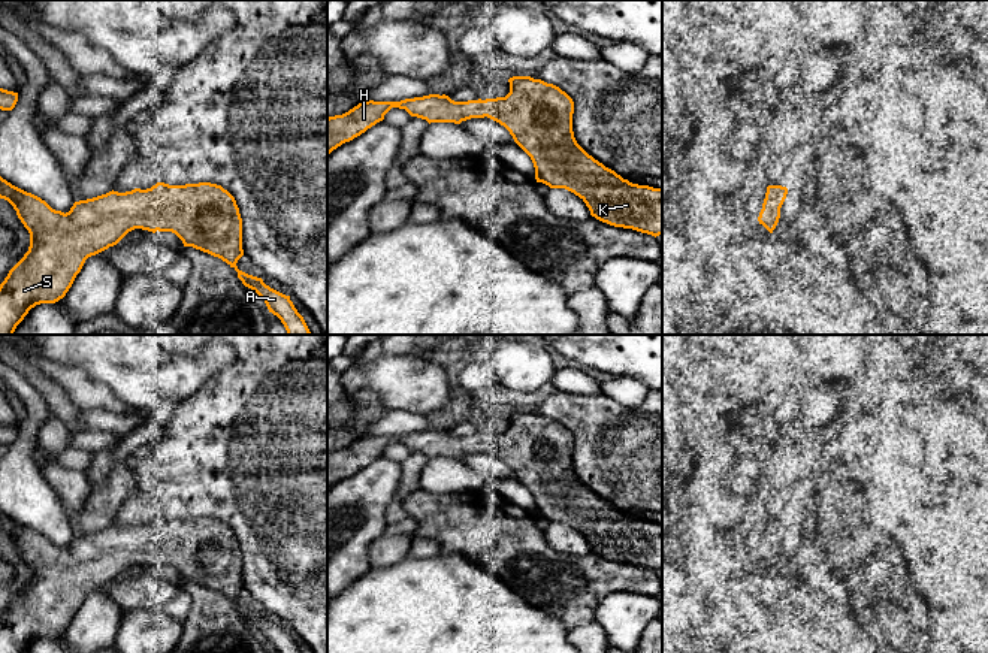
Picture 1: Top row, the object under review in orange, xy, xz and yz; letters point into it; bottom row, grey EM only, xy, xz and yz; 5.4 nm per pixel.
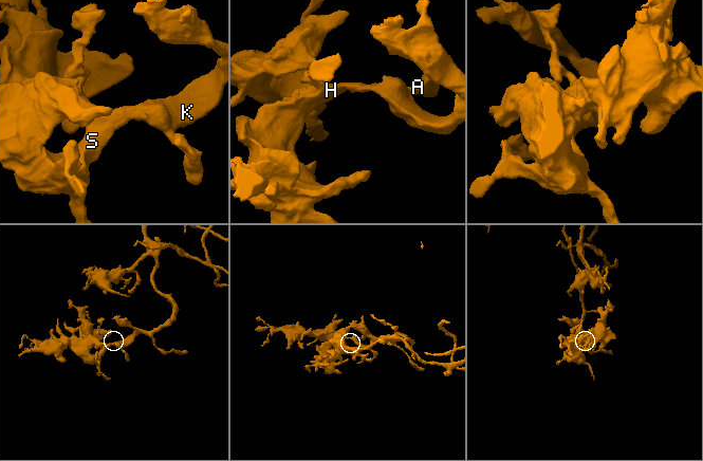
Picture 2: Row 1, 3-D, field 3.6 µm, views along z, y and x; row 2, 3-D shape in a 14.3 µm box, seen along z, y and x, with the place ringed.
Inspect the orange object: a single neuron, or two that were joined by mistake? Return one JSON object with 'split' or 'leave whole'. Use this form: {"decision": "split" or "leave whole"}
{"decision": "leave whole"}

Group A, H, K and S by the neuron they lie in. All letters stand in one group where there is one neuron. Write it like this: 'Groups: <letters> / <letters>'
Groups: A H K S

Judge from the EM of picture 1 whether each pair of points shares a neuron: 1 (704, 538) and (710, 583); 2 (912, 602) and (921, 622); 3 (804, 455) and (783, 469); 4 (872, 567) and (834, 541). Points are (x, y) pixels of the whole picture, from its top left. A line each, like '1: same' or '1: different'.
1: different
2: same
3: different
4: same

